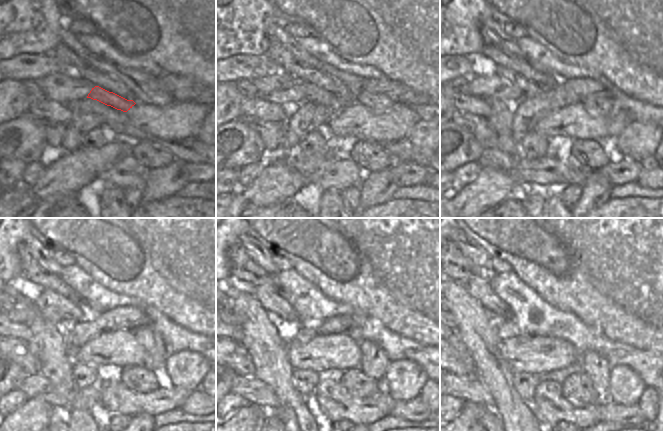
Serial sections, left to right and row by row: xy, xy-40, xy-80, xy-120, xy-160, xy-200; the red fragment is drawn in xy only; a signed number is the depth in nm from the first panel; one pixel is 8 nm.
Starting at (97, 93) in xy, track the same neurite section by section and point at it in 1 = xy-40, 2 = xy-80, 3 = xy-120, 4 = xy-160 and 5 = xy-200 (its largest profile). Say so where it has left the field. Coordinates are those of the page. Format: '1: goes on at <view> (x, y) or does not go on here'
1: goes on at xy-40 (318, 95)
2: goes on at xy-80 (529, 89)
3: goes on at xy-120 (67, 309)
4: goes on at xy-160 (268, 297)
5: goes on at xy-200 (480, 288)

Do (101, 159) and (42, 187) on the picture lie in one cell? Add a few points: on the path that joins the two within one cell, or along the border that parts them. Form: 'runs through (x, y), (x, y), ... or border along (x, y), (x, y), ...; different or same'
runs through (86, 164), (57, 178); same

